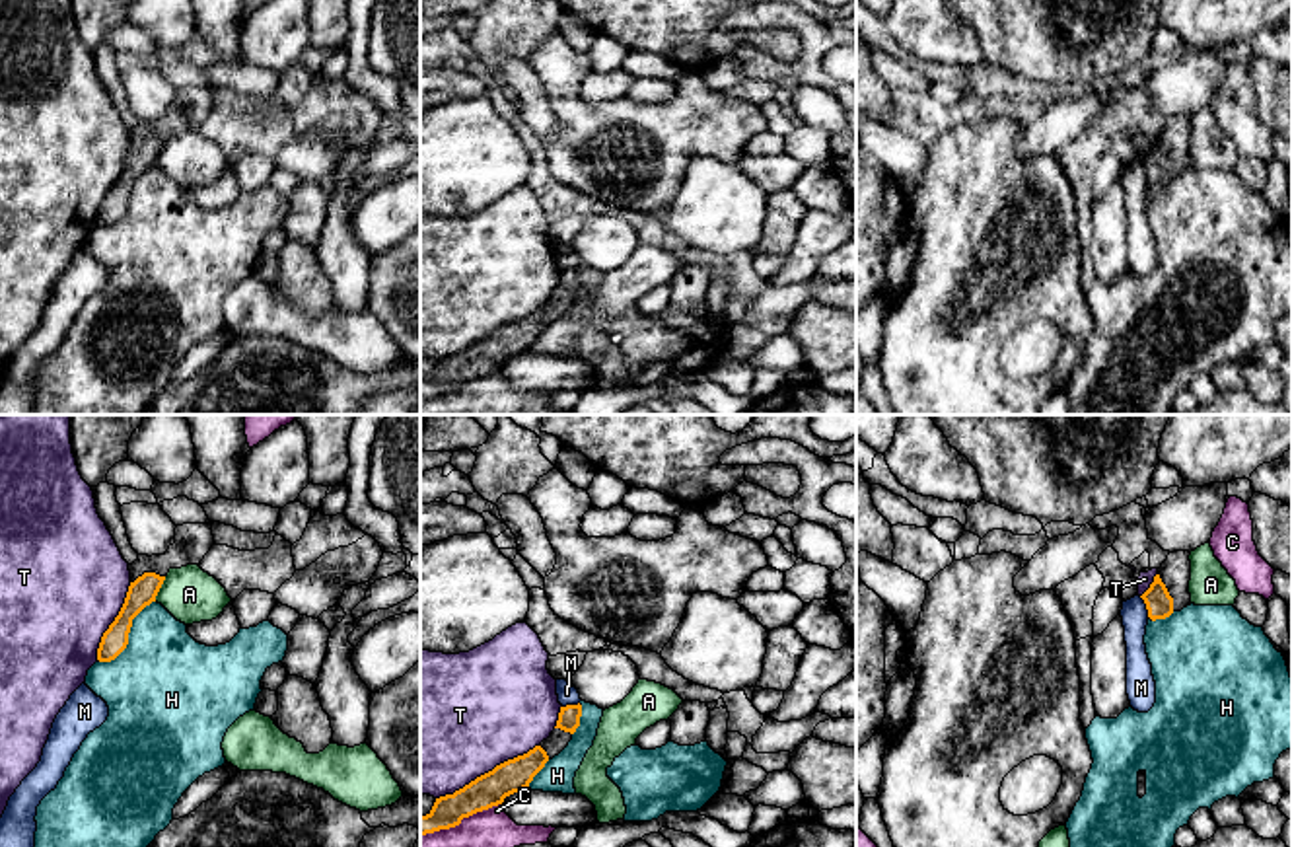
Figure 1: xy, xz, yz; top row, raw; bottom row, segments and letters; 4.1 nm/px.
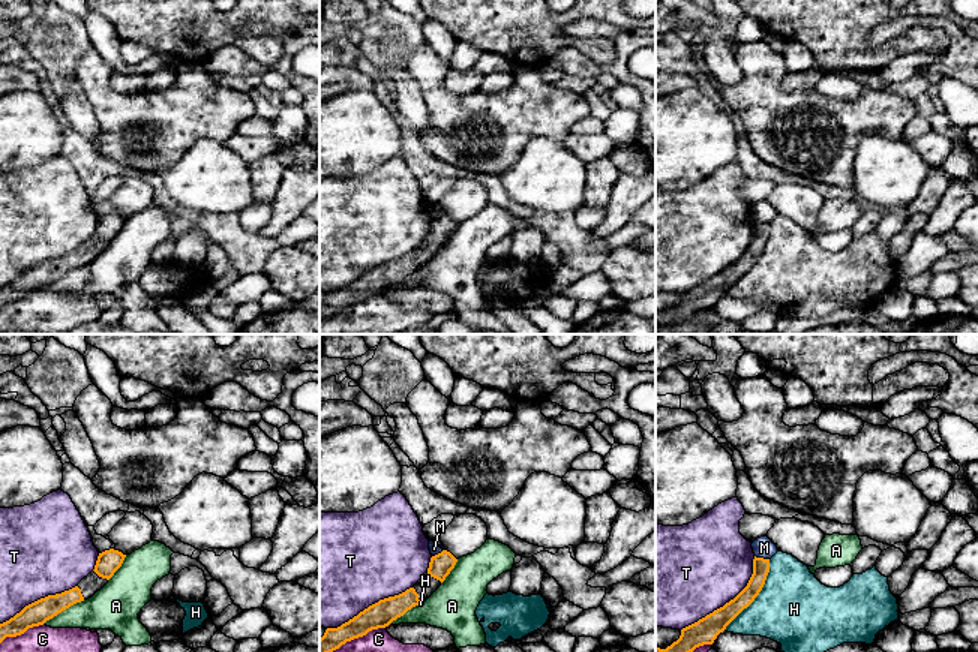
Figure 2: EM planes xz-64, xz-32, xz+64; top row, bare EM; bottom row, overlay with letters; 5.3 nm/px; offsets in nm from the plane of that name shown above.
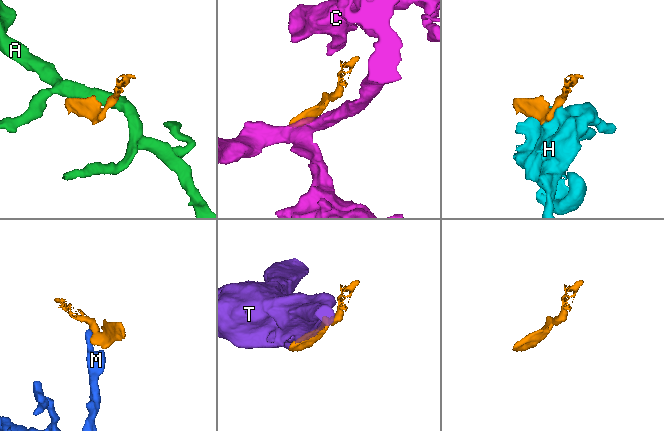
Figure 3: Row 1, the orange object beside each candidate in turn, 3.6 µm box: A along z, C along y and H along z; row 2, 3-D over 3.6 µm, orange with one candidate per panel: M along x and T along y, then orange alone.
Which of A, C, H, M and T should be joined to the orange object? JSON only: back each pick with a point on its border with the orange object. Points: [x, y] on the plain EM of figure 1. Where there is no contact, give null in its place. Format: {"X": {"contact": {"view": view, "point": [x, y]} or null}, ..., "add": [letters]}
{"add": []}

